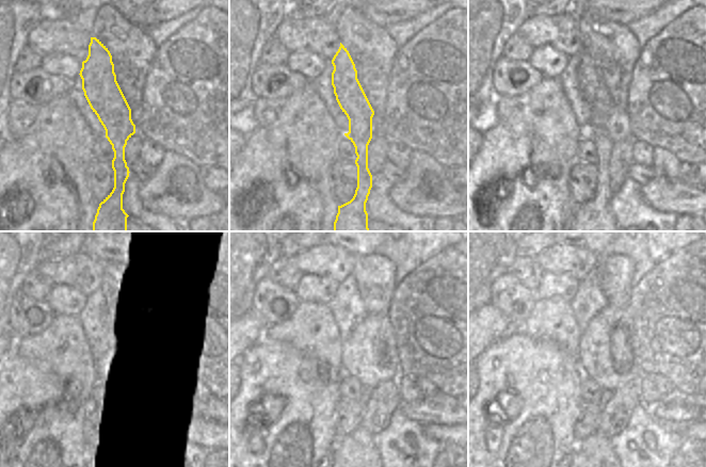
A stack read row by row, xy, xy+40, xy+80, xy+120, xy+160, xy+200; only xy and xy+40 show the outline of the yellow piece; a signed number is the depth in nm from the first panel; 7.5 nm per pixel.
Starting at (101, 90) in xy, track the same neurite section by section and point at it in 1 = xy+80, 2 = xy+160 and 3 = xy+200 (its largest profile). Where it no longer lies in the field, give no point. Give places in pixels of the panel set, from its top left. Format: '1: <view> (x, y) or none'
1: xy+80 (596, 209)
2: xy+160 (357, 448)
3: xy+200 (595, 448)

